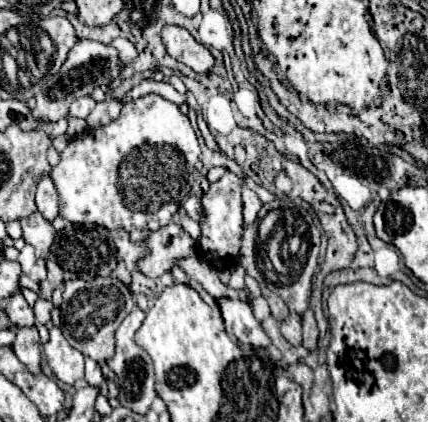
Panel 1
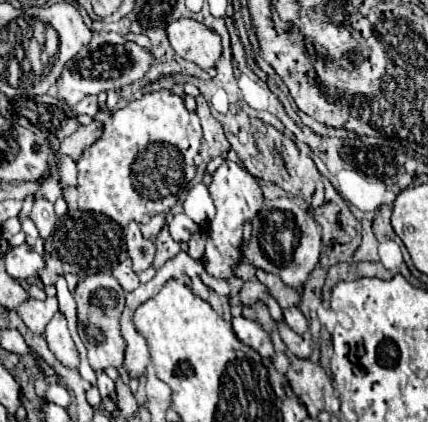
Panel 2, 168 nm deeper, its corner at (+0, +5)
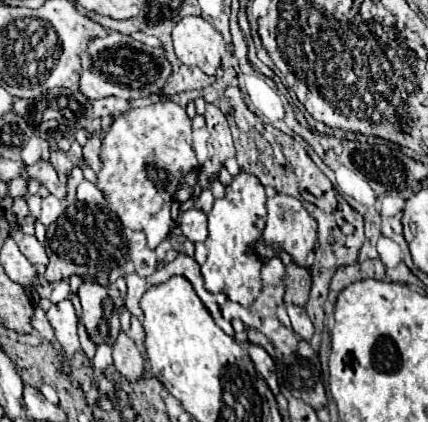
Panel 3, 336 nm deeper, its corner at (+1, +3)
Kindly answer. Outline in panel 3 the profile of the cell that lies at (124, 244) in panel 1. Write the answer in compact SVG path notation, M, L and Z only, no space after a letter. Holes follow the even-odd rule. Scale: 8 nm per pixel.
M136 231L128 243L128 249L132 253L132 261L136 267L136 273L140 277L148 277L156 271L156 253L146 245L146 235L142 231Z

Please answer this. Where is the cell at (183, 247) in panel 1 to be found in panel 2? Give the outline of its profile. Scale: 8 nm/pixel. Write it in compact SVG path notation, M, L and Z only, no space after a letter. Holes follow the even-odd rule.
M177 213L173 217L173 221L169 223L169 231L171 231L171 235L173 235L175 241L185 241L187 243L189 237L191 237L191 233L199 231L199 225L193 219L189 219L185 213Z

